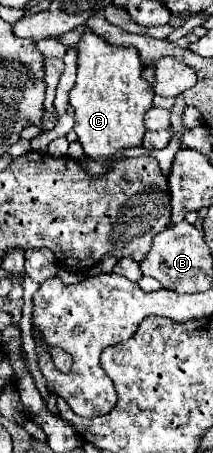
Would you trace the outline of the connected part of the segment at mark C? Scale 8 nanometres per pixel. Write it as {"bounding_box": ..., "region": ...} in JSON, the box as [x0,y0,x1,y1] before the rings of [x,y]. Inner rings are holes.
{"bounding_box":[70,31,152,163],"region":[[[86,31],[78,43],[78,79],[70,89],[70,107],[74,108],[75,124],[73,130],[78,133],[78,139],[84,147],[84,153],[90,155],[98,163],[112,163],[114,153],[122,147],[142,145],[144,137],[144,113],[152,107],[152,83],[142,77],[144,65],[140,63],[140,53],[136,47],[112,47],[104,43],[104,39]]]}

